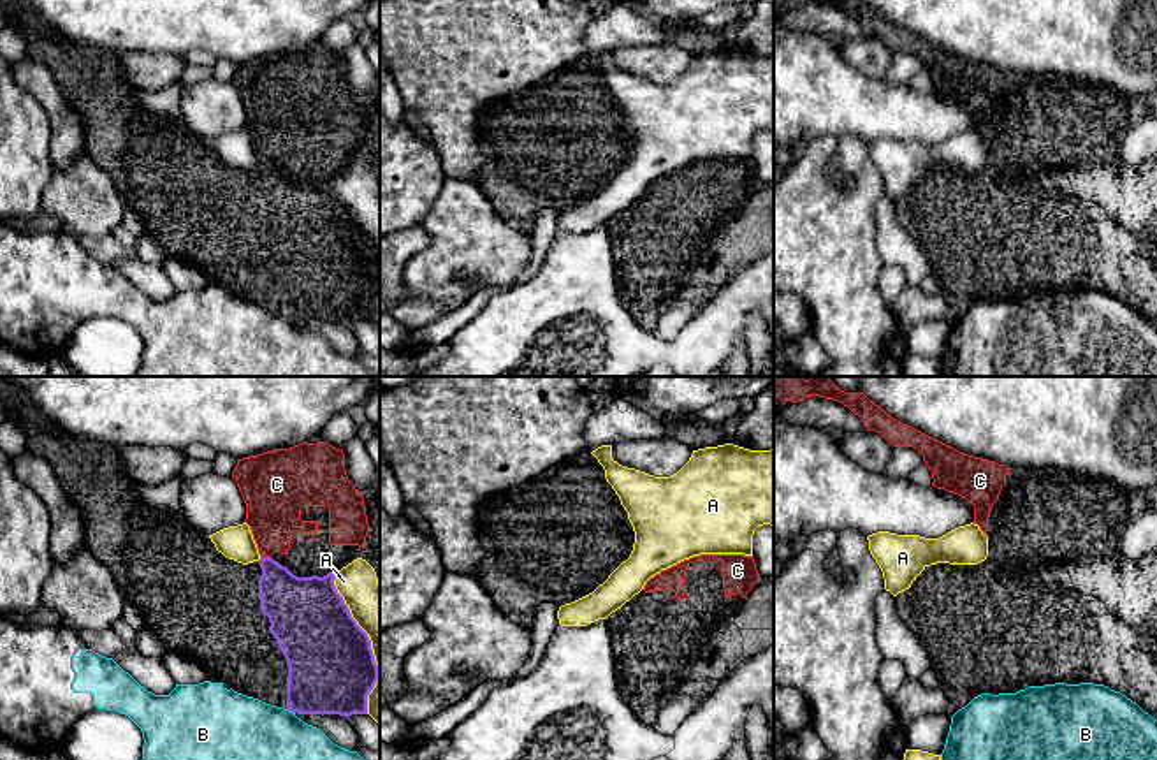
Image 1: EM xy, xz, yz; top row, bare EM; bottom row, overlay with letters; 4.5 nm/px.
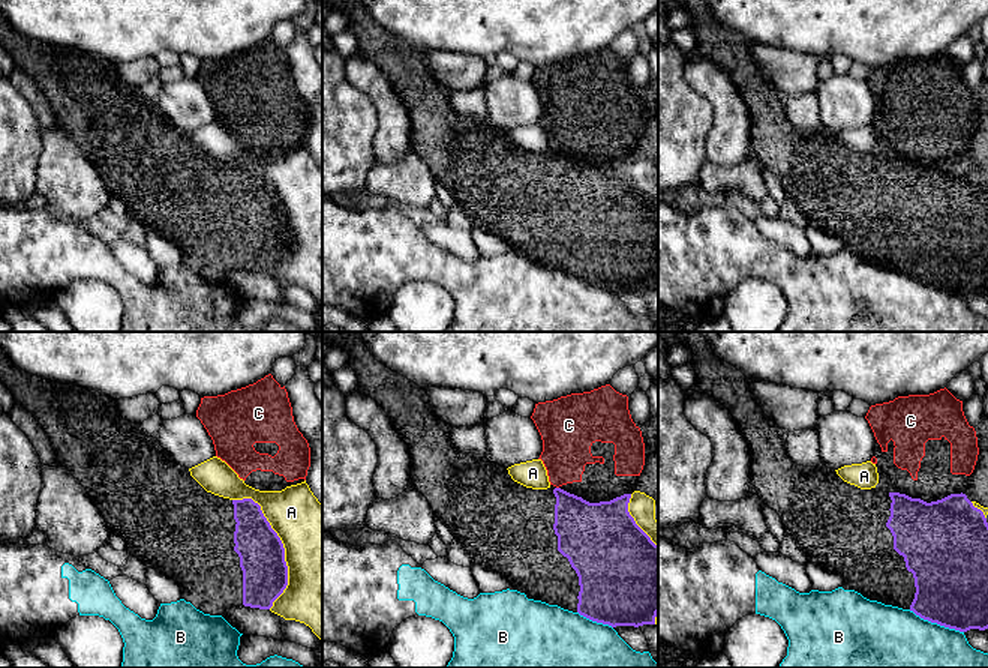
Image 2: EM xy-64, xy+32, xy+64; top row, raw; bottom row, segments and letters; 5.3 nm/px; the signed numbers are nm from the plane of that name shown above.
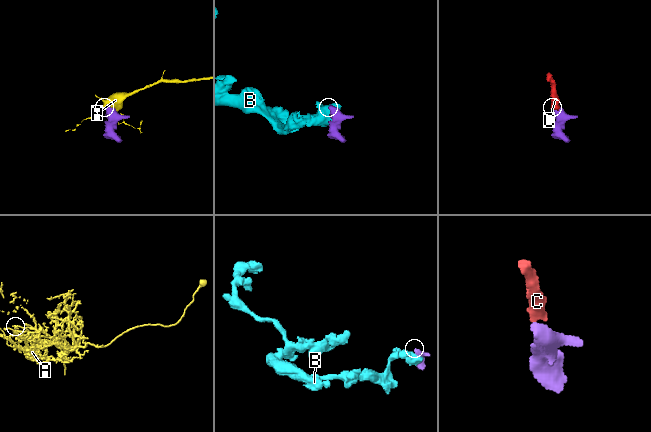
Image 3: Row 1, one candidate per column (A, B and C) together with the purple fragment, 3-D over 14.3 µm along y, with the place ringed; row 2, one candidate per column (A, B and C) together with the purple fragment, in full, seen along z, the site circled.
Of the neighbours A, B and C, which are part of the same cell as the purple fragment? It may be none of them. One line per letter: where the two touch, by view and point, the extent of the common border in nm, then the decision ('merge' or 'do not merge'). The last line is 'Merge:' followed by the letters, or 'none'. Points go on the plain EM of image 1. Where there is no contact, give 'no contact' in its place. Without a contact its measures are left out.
A: xy (370, 248) | 650 nm | do not merge
B: xy (291, 315) | 50 nm | do not merge
C: xy (266, 164) | 50 nm | merge
Merge: C

